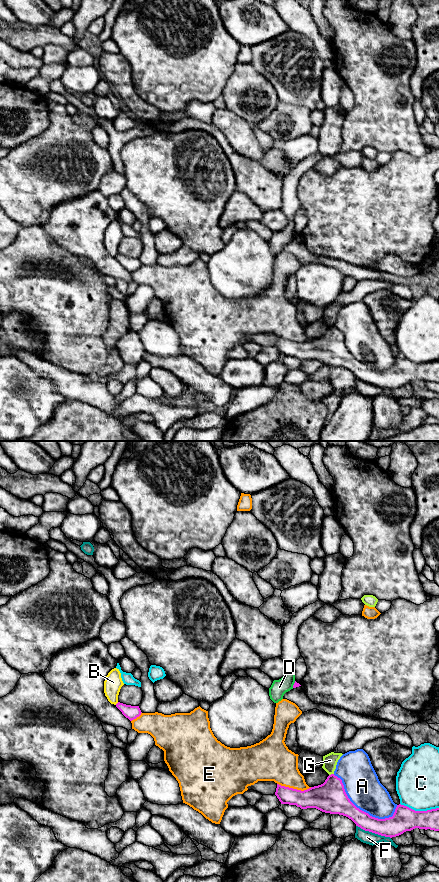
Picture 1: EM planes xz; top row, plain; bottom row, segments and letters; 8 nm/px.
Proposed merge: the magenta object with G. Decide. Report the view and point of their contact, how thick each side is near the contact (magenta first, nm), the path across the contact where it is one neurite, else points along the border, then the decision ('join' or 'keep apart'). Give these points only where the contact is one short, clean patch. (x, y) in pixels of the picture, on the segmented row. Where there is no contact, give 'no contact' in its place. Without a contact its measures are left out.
meets magenta in xz at (331, 774); 260 nm thick on the magenta side, 120 nm on the other; border along xz (333, 773), (329, 775); keep apart

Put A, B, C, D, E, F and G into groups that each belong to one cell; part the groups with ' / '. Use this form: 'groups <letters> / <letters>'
groups A / B / C / D / E / F / G

